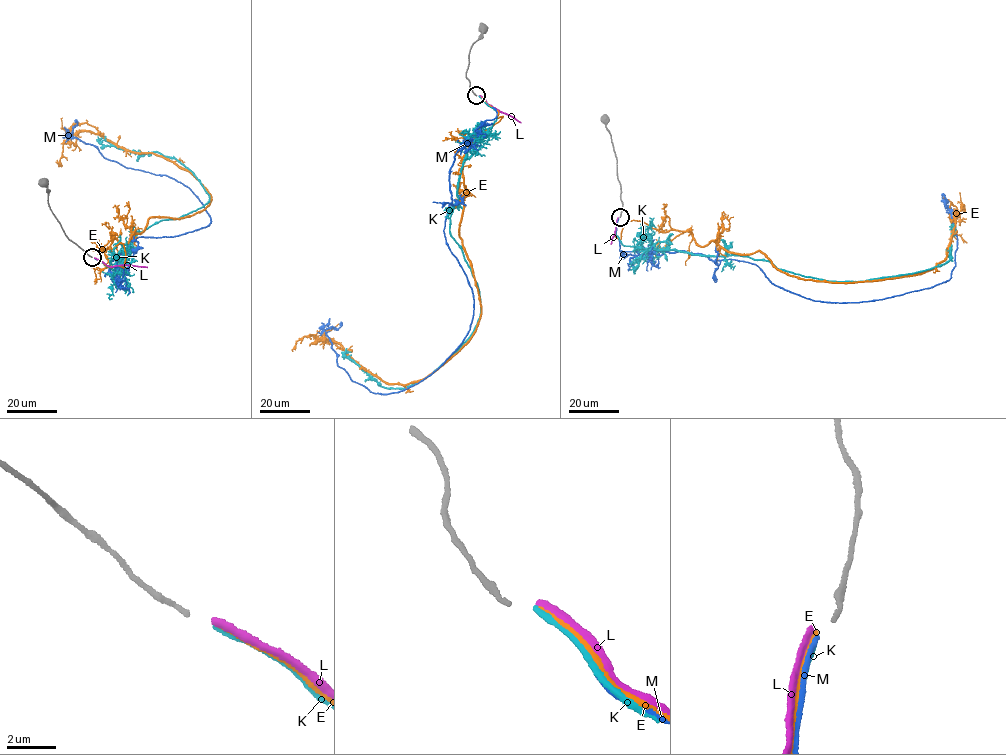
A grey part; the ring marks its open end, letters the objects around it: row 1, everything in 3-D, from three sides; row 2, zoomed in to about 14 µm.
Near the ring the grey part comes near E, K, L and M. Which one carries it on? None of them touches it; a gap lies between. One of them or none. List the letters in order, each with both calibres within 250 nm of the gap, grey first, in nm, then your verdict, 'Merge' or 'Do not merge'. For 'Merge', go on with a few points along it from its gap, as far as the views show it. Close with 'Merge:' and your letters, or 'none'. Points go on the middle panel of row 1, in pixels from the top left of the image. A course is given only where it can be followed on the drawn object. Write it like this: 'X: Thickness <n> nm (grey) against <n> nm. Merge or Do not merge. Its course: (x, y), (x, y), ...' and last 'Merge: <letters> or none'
E: Thickness 190 nm (grey) against 160 nm. Do not merge
K: Thickness 190 nm (grey) against 220 nm. Merge. Its course: (479, 96), (496, 119), (463, 163), (450, 217), (479, 321), (404, 388), (382, 387), (346, 348)
L: Thickness 190 nm (grey) against 280 nm. Do not merge
M: Thickness 190 nm (grey) against 180 nm. Do not merge
Merge: K

